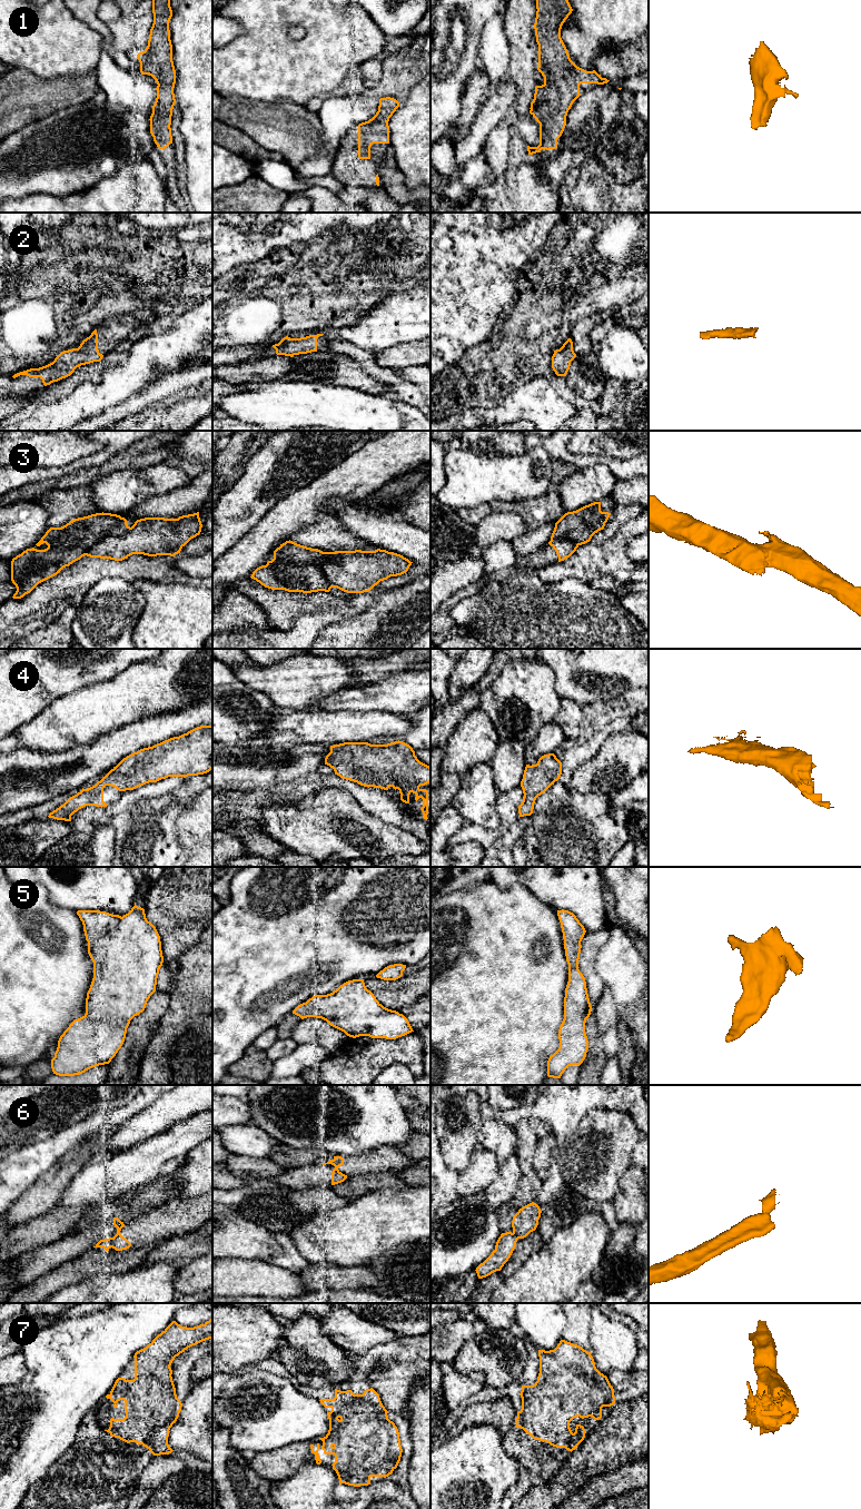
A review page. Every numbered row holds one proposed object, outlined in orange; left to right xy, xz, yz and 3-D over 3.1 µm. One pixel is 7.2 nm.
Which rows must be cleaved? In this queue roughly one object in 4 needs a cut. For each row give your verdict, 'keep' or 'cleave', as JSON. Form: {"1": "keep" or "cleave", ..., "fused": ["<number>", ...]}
{"1": "keep", "2": "keep", "3": "cleave", "4": "keep", "5": "keep", "6": "cleave", "7": "keep", "fused": ["3", "6"]}

